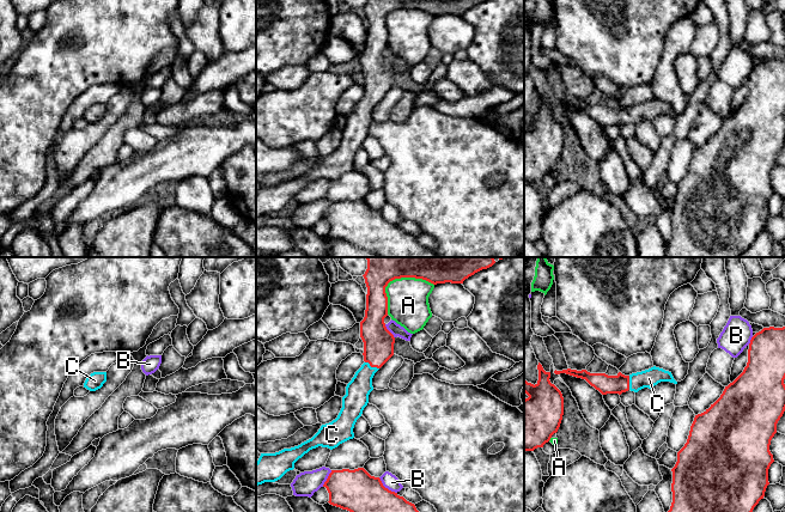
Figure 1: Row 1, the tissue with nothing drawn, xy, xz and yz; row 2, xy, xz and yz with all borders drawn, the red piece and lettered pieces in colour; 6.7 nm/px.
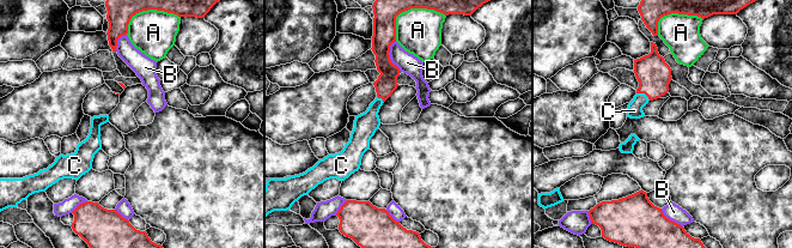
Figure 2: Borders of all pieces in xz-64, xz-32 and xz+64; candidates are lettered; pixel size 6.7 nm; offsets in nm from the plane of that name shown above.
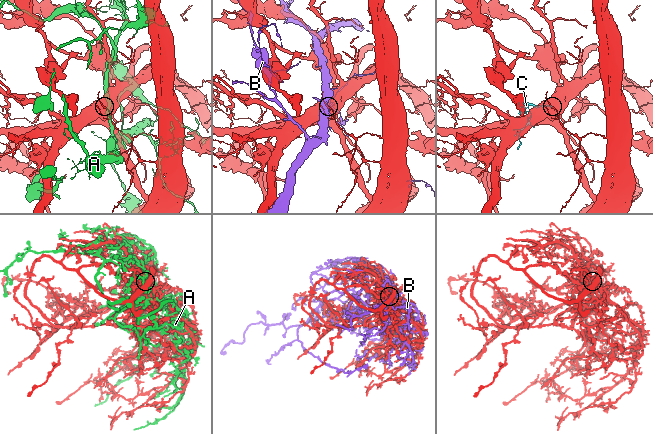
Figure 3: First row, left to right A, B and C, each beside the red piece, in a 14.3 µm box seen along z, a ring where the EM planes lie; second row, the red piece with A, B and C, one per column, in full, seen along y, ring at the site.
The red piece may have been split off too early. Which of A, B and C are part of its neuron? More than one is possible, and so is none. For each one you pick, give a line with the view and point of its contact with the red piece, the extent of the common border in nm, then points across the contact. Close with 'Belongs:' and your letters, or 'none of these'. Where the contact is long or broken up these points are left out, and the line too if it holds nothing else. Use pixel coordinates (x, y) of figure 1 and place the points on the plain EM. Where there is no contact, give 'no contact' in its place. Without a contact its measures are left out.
C: meets red in xz at (372, 98); contact 110 nm long; runs through xz (378, 74), (372, 98), (364, 107), (357, 123)
Belongs: C

